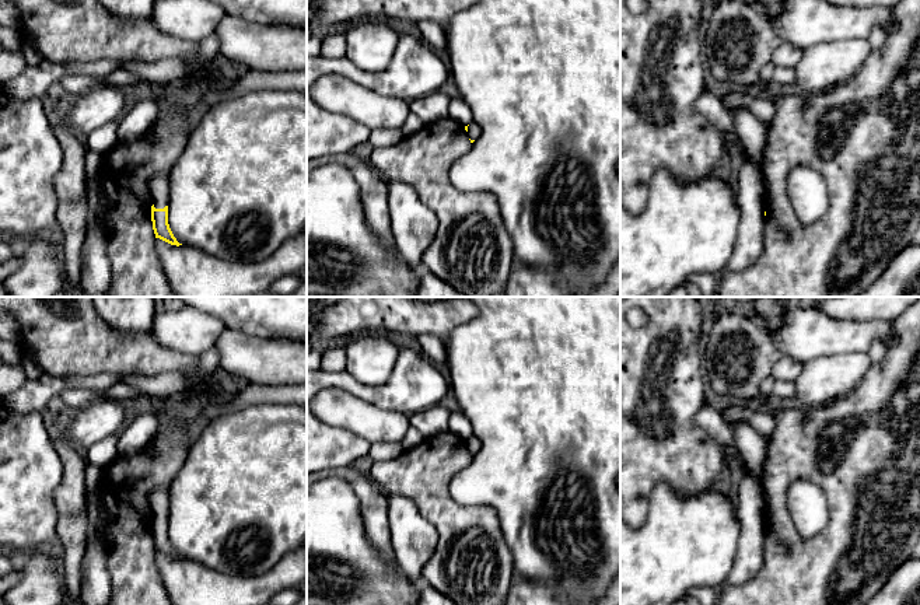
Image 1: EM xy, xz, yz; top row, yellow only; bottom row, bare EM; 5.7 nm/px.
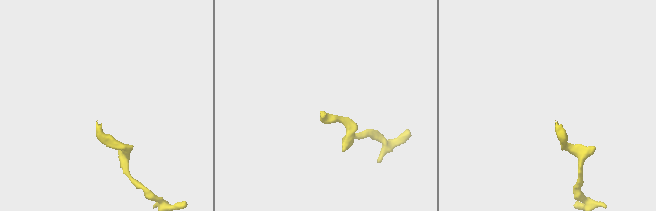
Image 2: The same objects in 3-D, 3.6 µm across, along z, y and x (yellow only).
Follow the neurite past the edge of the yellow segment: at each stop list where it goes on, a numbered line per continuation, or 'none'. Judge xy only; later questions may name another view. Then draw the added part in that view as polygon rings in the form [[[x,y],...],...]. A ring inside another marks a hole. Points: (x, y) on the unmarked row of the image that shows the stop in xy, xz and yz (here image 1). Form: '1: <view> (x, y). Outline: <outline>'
1: xy (160, 497). Outline: [[[168,486],[158,487],[151,494],[151,510],[155,522],[164,522],[168,518]]]

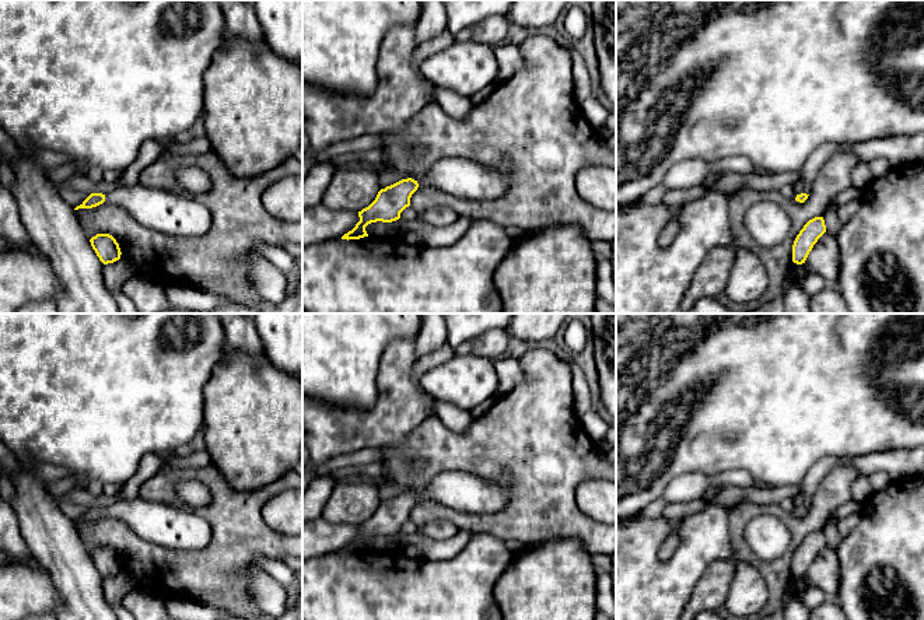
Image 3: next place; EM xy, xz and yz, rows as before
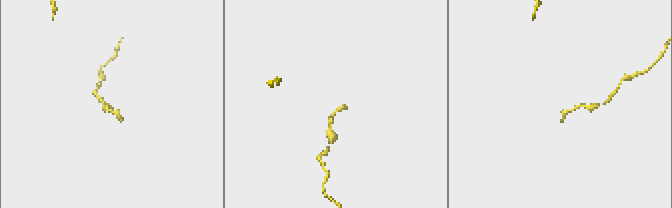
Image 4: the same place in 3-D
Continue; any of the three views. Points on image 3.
1: xy (174, 526). Outline: [[[136,497],[105,507],[105,515],[122,519],[141,539],[174,550],[202,550],[211,539],[210,525],[182,505]]]

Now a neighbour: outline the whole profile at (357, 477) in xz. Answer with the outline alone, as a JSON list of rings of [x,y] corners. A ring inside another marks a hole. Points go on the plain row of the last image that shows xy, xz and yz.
[[[357,472],[357,473],[349,473],[340,479],[336,479],[335,484],[337,484],[337,483],[347,483],[347,484],[367,483],[367,484],[379,487],[385,481],[381,476],[371,476],[365,472]]]

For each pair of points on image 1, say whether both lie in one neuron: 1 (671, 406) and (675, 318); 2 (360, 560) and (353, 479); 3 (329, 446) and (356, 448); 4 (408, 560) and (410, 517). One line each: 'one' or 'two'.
1: one
2: two
3: one
4: one

